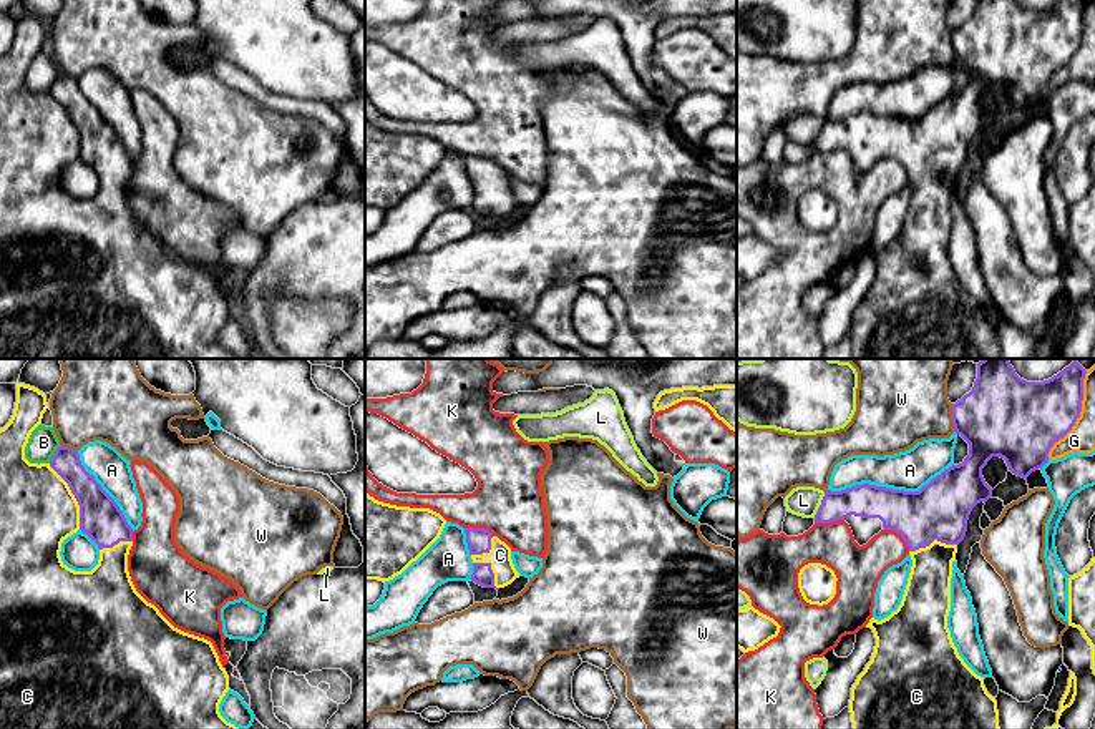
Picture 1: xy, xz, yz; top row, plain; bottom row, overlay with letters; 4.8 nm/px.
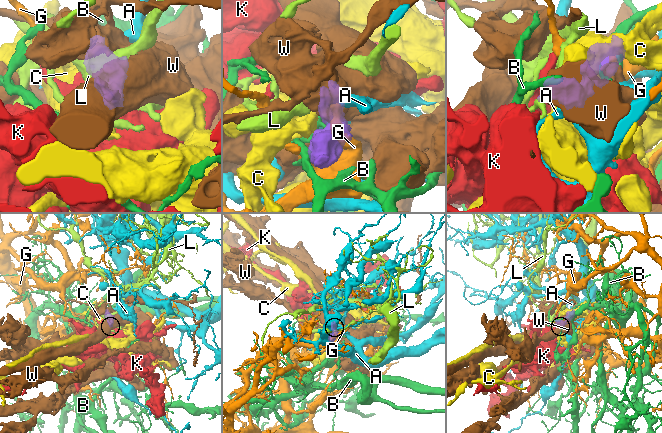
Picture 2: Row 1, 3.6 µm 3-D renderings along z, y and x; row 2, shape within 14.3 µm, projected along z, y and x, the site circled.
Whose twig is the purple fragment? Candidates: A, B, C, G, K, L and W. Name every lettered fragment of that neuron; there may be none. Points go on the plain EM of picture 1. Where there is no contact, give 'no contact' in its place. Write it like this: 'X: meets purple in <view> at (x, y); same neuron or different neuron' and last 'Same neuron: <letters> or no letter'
A: meets purple in yz at (890, 117); different neuron
B: meets purple in xy at (55, 82); different neuron
C: meets purple in xy at (75, 125); same neuron
G: meets purple in yz at (1079, 44); different neuron
K: meets purple in yz at (900, 161); different neuron
L: meets purple in yz at (820, 133); different neuron
W: meets purple in yz at (953, 45); different neuron
Same neuron: C

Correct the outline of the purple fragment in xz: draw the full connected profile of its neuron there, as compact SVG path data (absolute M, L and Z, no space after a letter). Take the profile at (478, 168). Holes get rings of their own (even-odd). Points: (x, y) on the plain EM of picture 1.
M465 156L468 178L473 188L471 209L483 216L504 216L519 201L511 188L511 176L484 156Z

